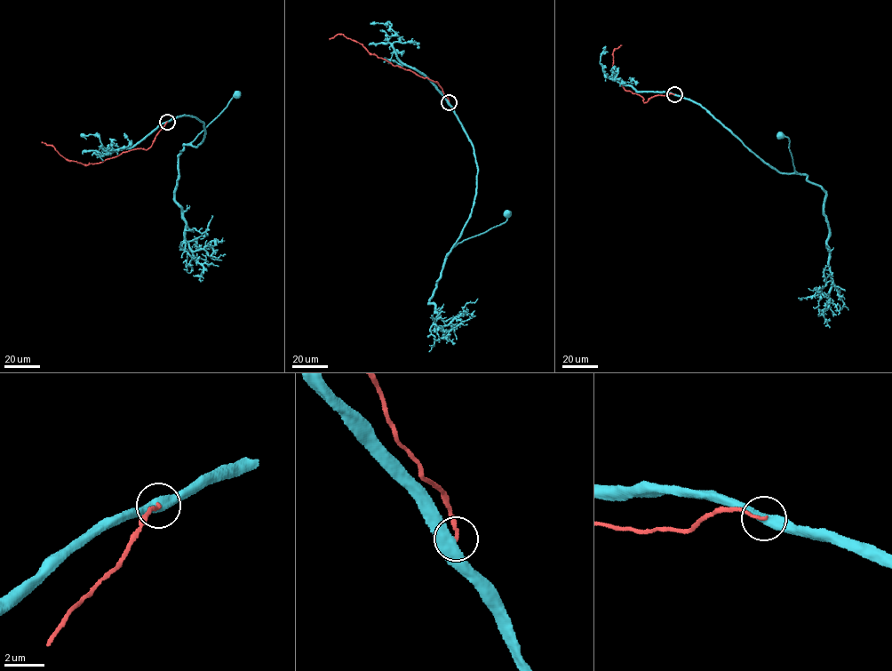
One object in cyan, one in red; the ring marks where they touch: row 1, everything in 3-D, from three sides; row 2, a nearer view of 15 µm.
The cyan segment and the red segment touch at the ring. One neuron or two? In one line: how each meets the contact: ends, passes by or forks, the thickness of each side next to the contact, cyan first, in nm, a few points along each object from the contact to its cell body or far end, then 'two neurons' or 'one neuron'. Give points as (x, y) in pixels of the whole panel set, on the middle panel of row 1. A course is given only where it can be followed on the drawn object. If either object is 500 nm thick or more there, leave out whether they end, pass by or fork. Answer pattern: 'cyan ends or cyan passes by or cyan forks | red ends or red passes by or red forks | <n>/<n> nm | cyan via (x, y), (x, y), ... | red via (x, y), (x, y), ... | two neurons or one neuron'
500/160 nm | cyan via (449, 102), (473, 147), (477, 169), (476, 195), (471, 216), (453, 246), (505, 223), (505, 214) | red via (449, 102), (438, 83), (370, 54), (362, 43), (341, 34), (329, 39) | two neurons

